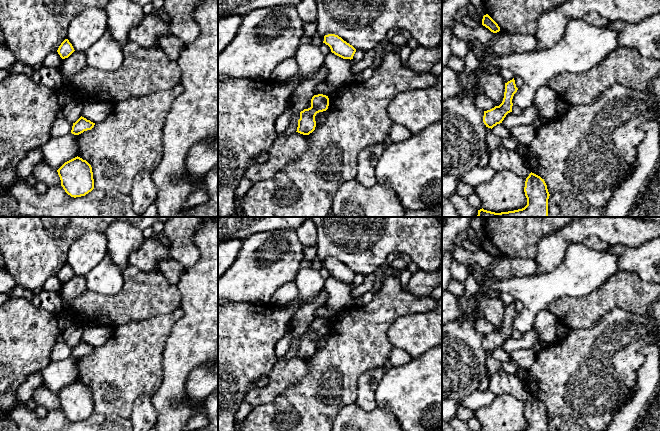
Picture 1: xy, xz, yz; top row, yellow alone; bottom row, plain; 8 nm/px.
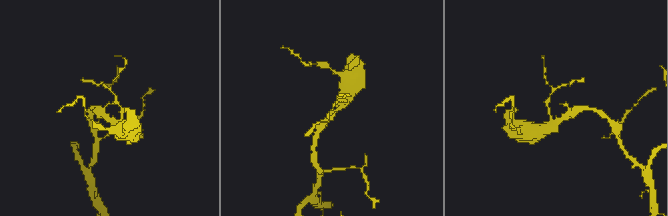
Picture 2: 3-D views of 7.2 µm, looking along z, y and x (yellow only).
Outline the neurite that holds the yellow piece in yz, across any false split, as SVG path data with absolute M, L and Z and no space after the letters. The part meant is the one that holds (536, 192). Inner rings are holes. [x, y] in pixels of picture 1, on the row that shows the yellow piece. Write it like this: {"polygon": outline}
{"polygon": "M530 173L526 178L524 187L527 205L518 210L495 213L478 210L477 217L548 217L549 192L547 185L540 176Z"}

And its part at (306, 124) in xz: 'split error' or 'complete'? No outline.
complete

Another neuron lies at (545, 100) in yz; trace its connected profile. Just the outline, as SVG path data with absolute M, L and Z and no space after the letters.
M543 85L536 90L533 105L537 108L538 119L542 123L557 116L557 99L557 93L548 85Z

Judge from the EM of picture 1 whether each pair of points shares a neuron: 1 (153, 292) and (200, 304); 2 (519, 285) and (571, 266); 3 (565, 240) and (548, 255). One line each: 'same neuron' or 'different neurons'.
1: different neurons
2: same neuron
3: same neuron

